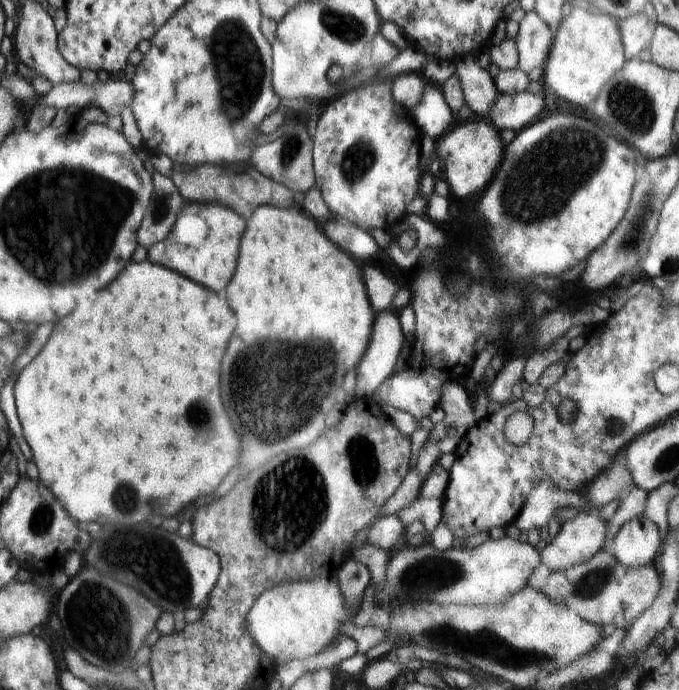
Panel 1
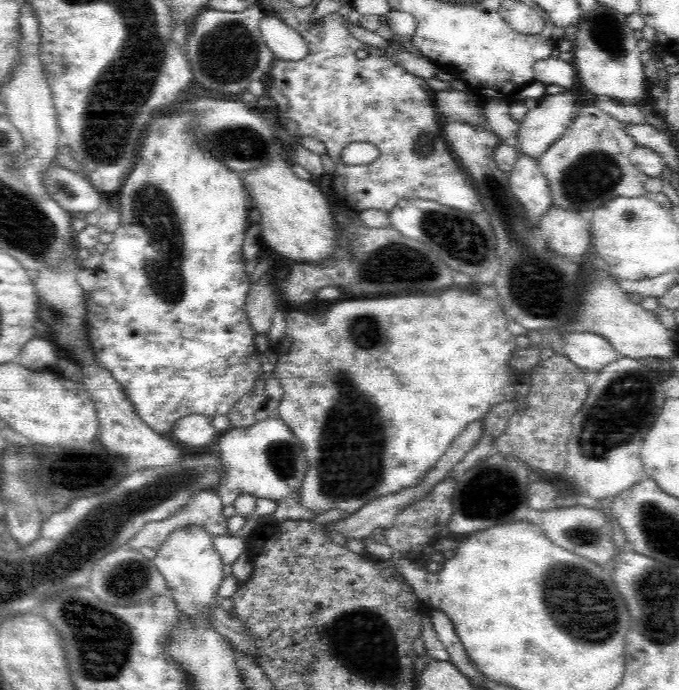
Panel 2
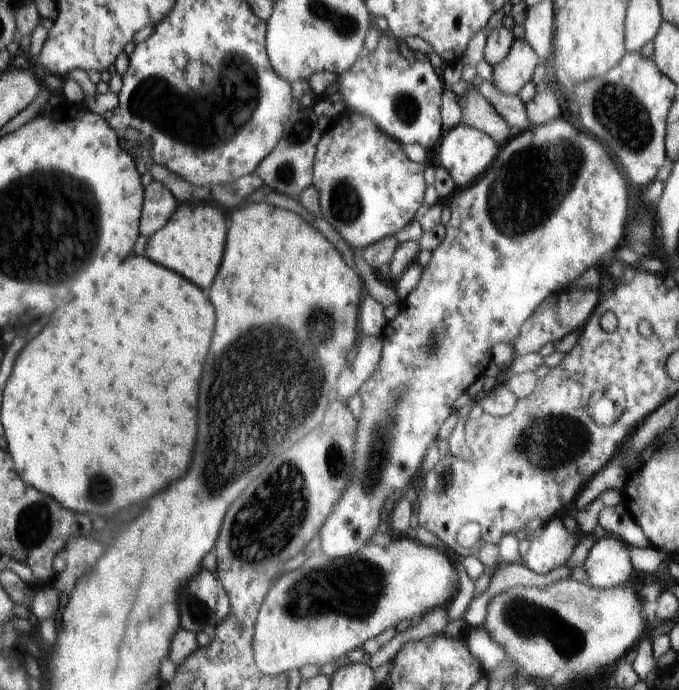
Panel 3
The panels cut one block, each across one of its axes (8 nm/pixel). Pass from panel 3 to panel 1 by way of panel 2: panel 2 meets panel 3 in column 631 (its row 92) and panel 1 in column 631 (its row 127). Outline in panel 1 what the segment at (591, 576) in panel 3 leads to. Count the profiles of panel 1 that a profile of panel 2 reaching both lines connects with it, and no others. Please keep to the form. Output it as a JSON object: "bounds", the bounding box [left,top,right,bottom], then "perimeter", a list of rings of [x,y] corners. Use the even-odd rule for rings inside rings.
{"bounds":[610,516,662,568],"perimeter":[[[644,516],[624,523],[612,539],[610,550],[626,568],[646,566],[660,555],[662,539],[657,525]]]}

